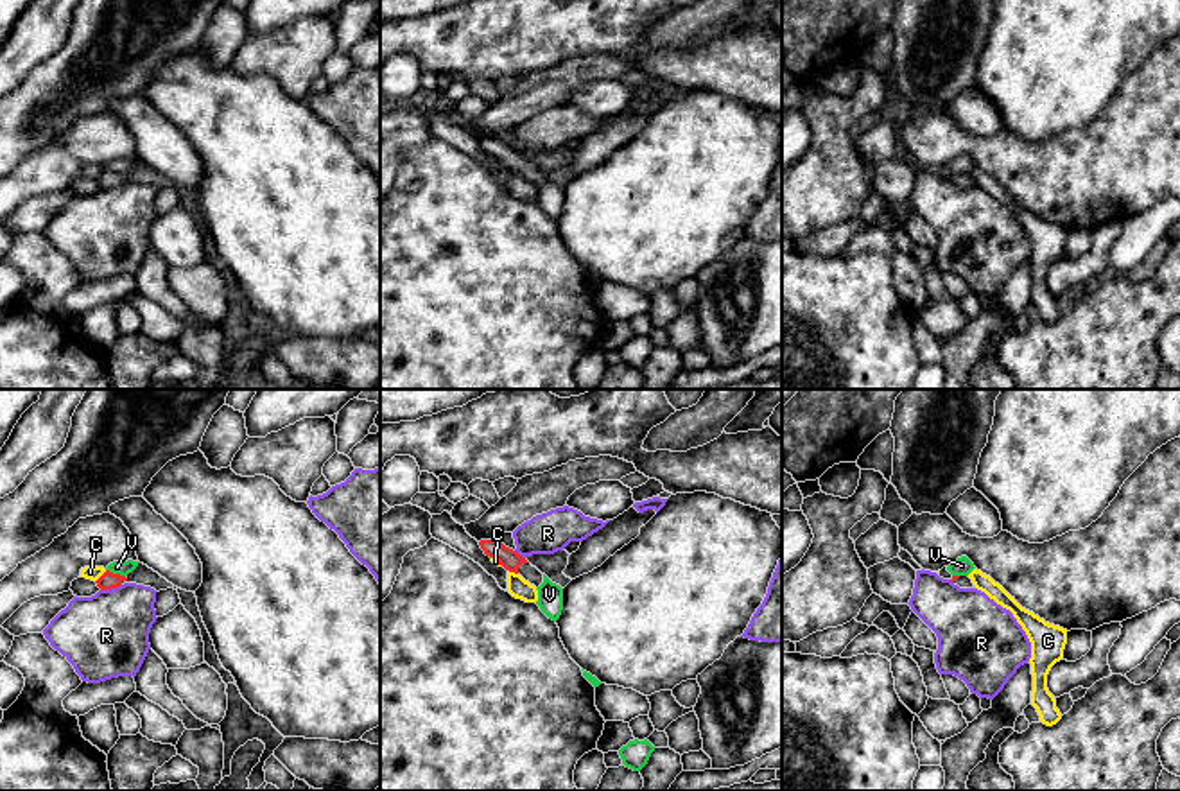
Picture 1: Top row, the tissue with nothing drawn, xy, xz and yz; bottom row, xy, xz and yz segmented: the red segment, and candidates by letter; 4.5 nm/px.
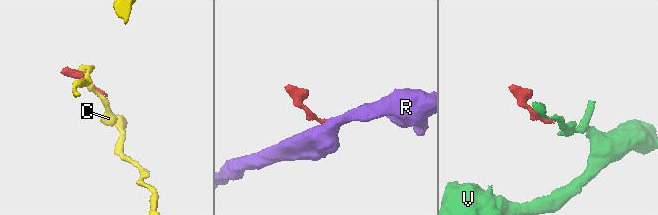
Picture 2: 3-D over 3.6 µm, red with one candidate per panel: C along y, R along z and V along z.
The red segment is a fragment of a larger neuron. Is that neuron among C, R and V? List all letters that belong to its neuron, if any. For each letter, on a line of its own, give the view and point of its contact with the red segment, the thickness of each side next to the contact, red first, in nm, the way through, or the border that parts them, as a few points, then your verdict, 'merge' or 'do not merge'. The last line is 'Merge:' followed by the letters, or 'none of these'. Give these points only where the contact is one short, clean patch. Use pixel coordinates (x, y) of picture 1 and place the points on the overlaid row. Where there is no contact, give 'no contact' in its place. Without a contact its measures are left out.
C: meets red in xy at (101, 576); 80 nm thick on the red side, 60 nm on the other; do not merge
R: meets red in xy at (110, 589); 80 nm thick on the red side, 380 nm on the other; border along xy (121, 583), (101, 591); do not merge
V: meets red in xy at (115, 574); 80 nm thick on the red side, 60 nm on the other; border along xy (106, 569), (124, 576); do not merge
Merge: none of these

